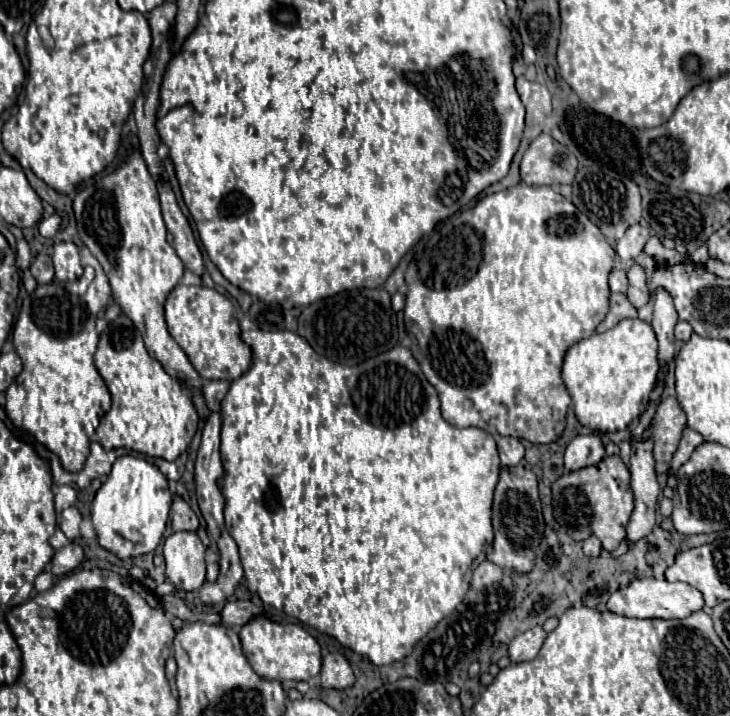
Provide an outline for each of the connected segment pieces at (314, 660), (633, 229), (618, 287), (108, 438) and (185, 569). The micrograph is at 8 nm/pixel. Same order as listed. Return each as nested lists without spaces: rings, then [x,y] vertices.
[[[258,614],[240,628],[240,642],[252,670],[262,678],[310,680],[312,676],[320,674],[320,662],[322,662],[320,646],[300,624],[274,622],[268,616]]]
[[[632,224],[632,226],[626,230],[624,238],[618,240],[618,246],[616,246],[618,256],[624,258],[624,260],[626,260],[626,258],[636,258],[638,254],[642,254],[644,244],[646,244],[648,238],[650,238],[650,234],[648,234],[648,228],[646,228],[646,226],[642,226],[642,224]]]
[[[612,270],[610,274],[610,290],[612,292],[626,292],[628,290],[628,278],[624,270]]]
[[[120,314],[100,334],[94,364],[112,394],[112,408],[96,428],[104,450],[126,448],[154,458],[176,460],[188,448],[198,426],[192,394],[188,386],[170,378],[162,364],[146,352],[142,334],[128,316]]]
[[[174,532],[164,542],[166,576],[180,590],[196,592],[206,580],[204,544],[196,532]]]

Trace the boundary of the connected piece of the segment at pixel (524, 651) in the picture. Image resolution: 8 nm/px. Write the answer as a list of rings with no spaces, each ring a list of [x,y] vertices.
[[[536,626],[532,630],[526,630],[524,634],[518,634],[510,646],[508,646],[508,658],[512,664],[524,662],[524,660],[532,660],[536,658],[538,650],[542,648],[546,638],[546,632],[542,630],[542,626]]]

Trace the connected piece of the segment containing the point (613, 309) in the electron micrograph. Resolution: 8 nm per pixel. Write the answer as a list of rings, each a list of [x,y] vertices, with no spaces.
[[[612,294],[610,296],[610,312],[604,318],[604,322],[598,326],[598,332],[606,332],[606,330],[614,328],[620,320],[636,318],[636,316],[638,316],[636,308],[628,302],[628,298],[624,294]]]

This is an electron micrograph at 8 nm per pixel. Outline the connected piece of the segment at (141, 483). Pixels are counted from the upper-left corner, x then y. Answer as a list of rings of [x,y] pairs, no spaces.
[[[132,454],[116,458],[92,502],[92,524],[100,546],[122,560],[154,552],[166,530],[170,504],[172,494],[168,490],[168,480],[154,464]]]

